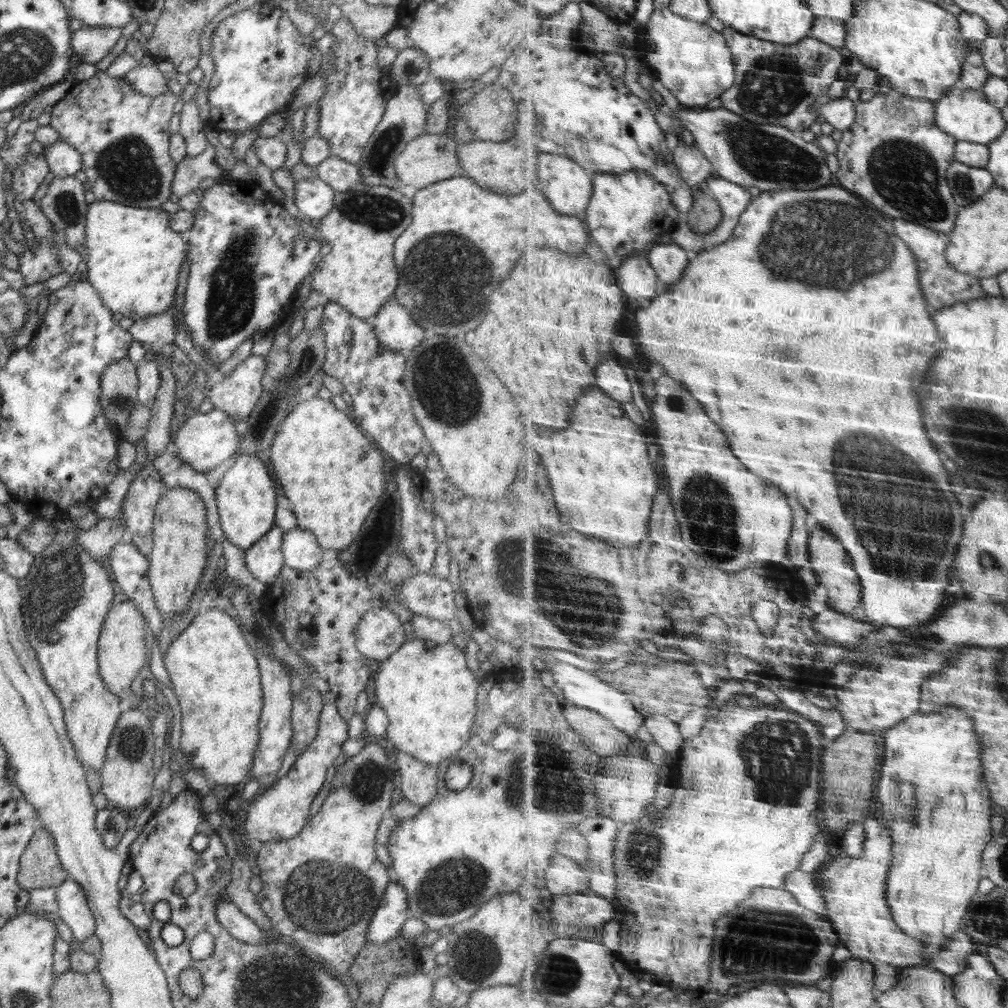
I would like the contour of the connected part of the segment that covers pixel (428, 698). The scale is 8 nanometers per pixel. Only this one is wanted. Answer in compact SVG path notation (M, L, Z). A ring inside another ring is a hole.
M409 637L374 674L374 694L389 718L383 741L395 752L405 752L426 764L437 765L470 738L477 714L479 682L468 669L465 652L453 642L437 643Z

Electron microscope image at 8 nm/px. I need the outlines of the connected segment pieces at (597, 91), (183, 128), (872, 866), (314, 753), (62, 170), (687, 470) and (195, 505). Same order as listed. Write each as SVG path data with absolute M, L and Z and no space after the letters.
M570 2L558 14L546 17L542 34L537 39L524 39L513 54L501 64L500 75L495 83L509 90L520 113L520 119L516 124L517 136L513 141L526 144L528 147L534 147L536 144L542 153L569 156L594 174L622 175L625 172L647 172L669 188L676 210L686 216L694 210L700 189L690 186L681 177L673 157L674 151L668 148L666 131L656 122L657 114L654 113L653 106L632 94L625 80L620 81L610 76L602 54L586 56L586 51L579 52L583 19L581 3Z
M194 100L184 103L180 113L179 134L184 137L188 157L200 155L209 146L203 129L206 124L207 122L200 118L200 109Z
M870 818L866 826L868 839L865 851L858 858L835 856L831 865L818 876L818 879L825 893L825 899L828 900L828 916L830 920L834 920L833 925L842 942L853 952L854 958L876 964L876 990L879 994L883 994L897 985L902 969L925 963L926 945L921 940L908 936L904 930L900 930L900 926L896 924L897 920L892 916L892 907L888 904L889 874L894 860L893 829L890 824L886 827L874 818Z
M325 704L321 710L319 720L318 732L314 740L297 755L297 759L290 770L288 770L288 773L278 780L273 779L270 785L262 788L252 799L252 804L249 805L246 811L245 820L248 841L252 839L265 843L269 840L292 839L302 831L302 827L308 822L308 819L311 818L310 804L312 804L312 800L314 800L326 780L326 771L332 766L335 758L338 758L338 756L343 753L343 742L349 738L348 723L340 716L335 704Z
M56 142L43 148L50 172L55 177L72 176L82 170L82 156L72 146Z
M664 375L656 380L656 391L656 442L666 456L685 543L708 564L726 572L784 562L790 554L788 544L793 538L795 519L788 496L780 488L766 484L738 460L724 430L682 382Z
M181 486L169 488L156 503L153 522L153 550L148 556L148 561L150 564L150 587L157 607L162 610L163 621L164 618L174 616L174 606L176 606L176 612L182 612L186 609L192 594L195 593L196 587L200 584L207 566L206 531L208 528L206 507L198 493L193 490Z

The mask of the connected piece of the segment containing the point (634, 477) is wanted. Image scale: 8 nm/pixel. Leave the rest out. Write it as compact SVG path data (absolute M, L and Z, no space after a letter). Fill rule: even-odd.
M602 390L588 392L574 410L574 424L562 432L550 432L540 428L538 436L538 452L544 458L544 464L550 468L549 473L554 481L554 492L560 504L562 516L567 523L580 533L604 539L618 547L636 547L650 538L650 518L656 502L656 494L660 490L658 472L652 466L648 443L650 438L645 435L640 426L630 420L630 415L625 410L622 401L617 401L613 396ZM592 516L614 516L612 520L592 522Z

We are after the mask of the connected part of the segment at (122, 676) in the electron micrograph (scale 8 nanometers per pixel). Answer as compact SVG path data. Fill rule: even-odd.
M123 601L113 605L107 612L106 620L98 639L98 670L106 687L112 692L125 708L136 709L144 707L144 700L132 692L132 681L148 658L148 649L145 645L146 624L141 612L133 602Z

